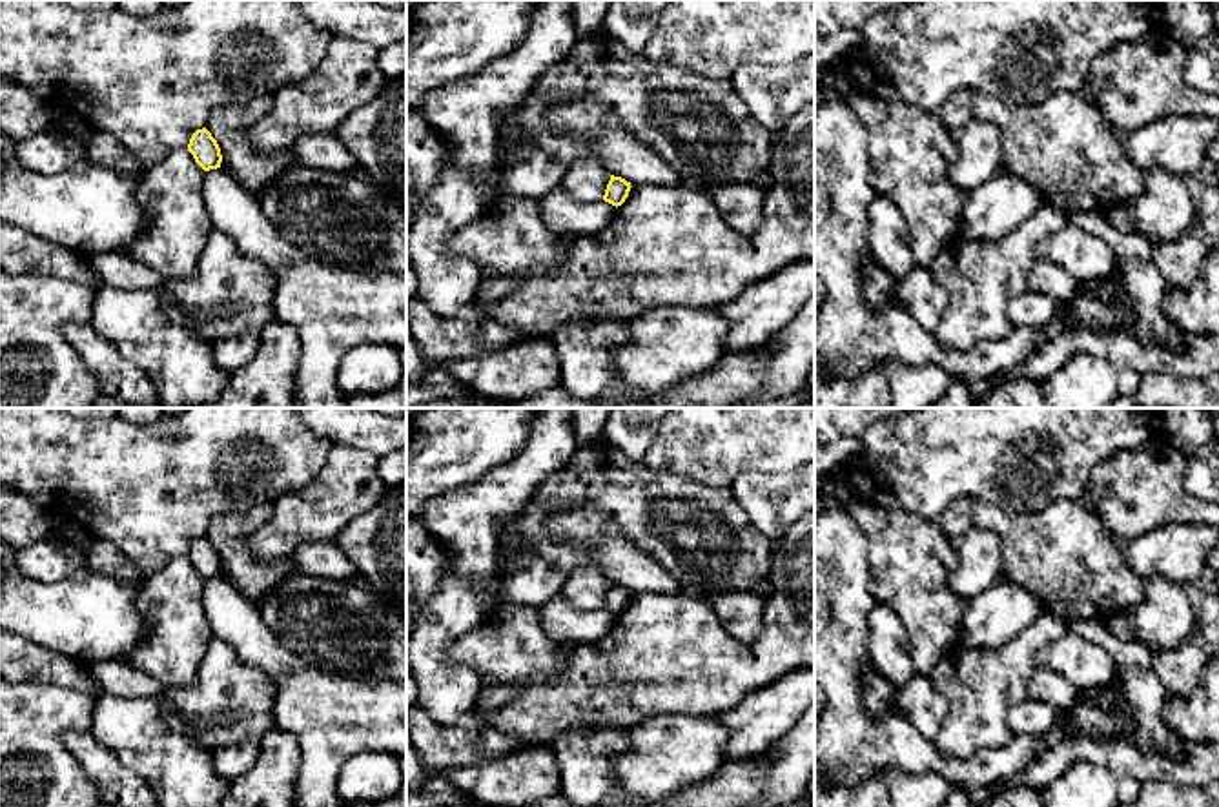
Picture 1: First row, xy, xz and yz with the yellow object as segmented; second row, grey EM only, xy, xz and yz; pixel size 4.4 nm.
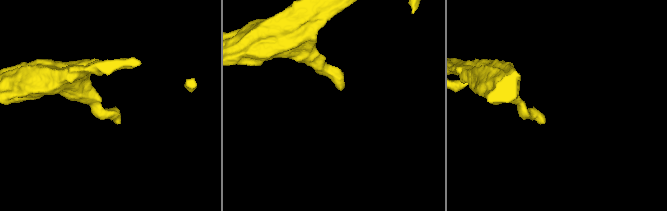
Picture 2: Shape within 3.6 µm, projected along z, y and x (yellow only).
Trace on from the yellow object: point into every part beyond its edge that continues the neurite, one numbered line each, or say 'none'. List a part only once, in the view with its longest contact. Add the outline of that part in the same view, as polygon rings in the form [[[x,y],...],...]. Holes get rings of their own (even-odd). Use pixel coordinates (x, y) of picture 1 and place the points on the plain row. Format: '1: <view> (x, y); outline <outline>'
none

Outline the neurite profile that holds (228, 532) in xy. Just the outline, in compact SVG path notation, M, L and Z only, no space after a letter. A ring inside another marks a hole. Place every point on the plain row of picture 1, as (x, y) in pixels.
M271 501L246 512L222 512L210 521L206 530L206 537L220 556L220 576L255 603L297 570L293 559L288 565L281 561L264 563L250 552L248 537L270 519L271 512Z

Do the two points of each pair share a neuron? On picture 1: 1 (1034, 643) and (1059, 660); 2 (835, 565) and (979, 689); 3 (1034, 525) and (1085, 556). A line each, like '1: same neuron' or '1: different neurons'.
1: different neurons
2: different neurons
3: same neuron

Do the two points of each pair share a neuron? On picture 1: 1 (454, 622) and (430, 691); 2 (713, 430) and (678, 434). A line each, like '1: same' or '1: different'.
1: same
2: same

